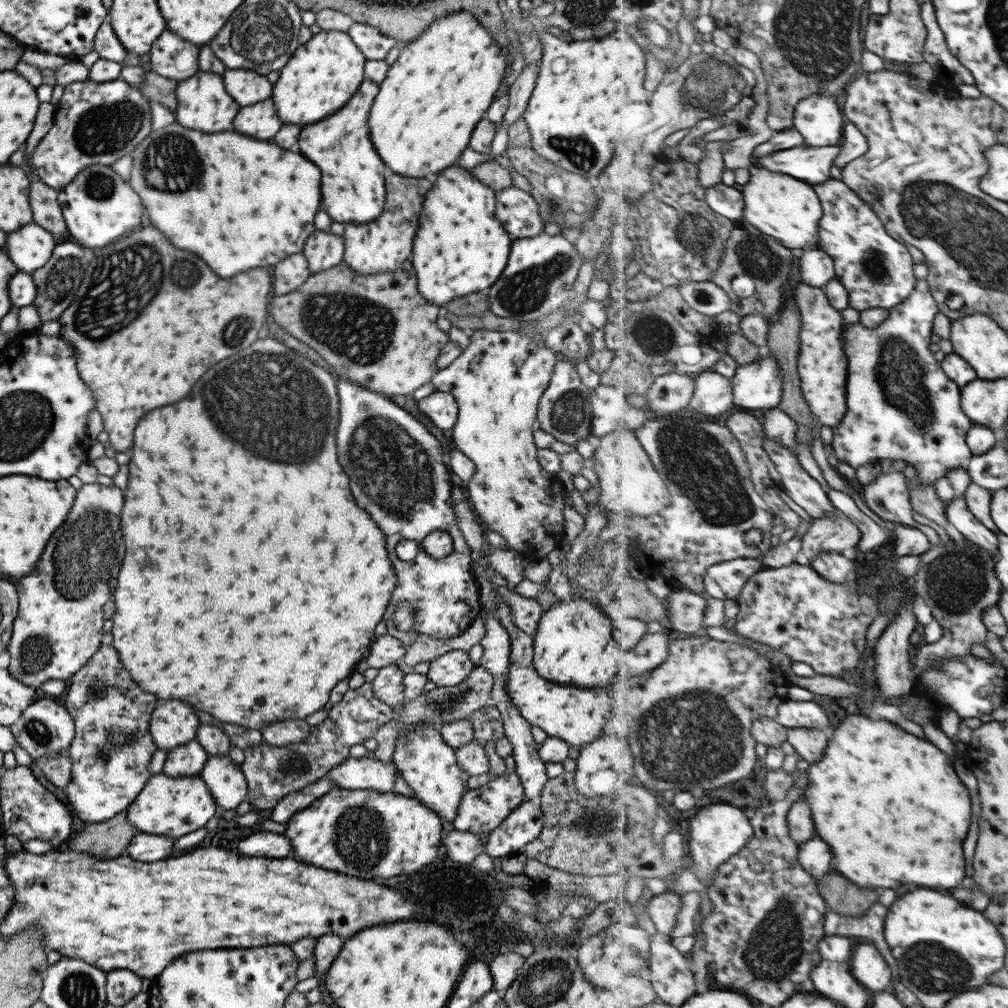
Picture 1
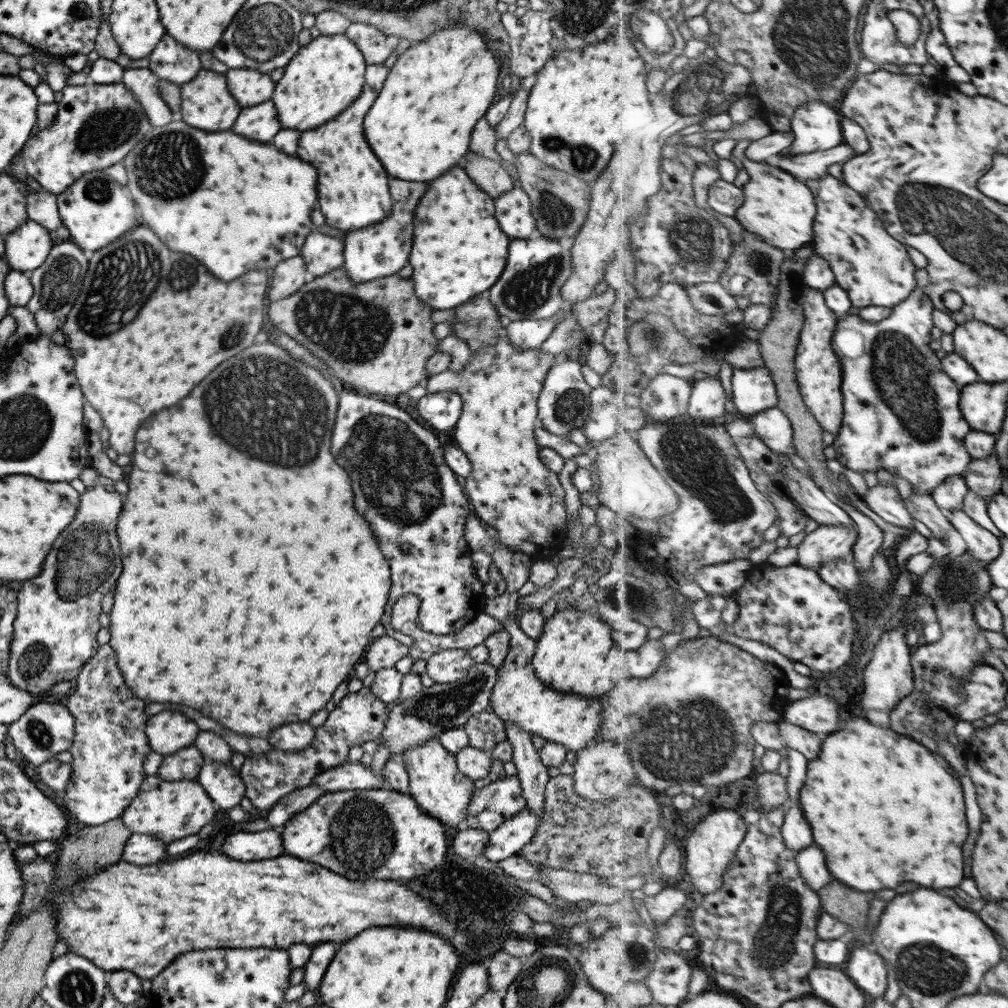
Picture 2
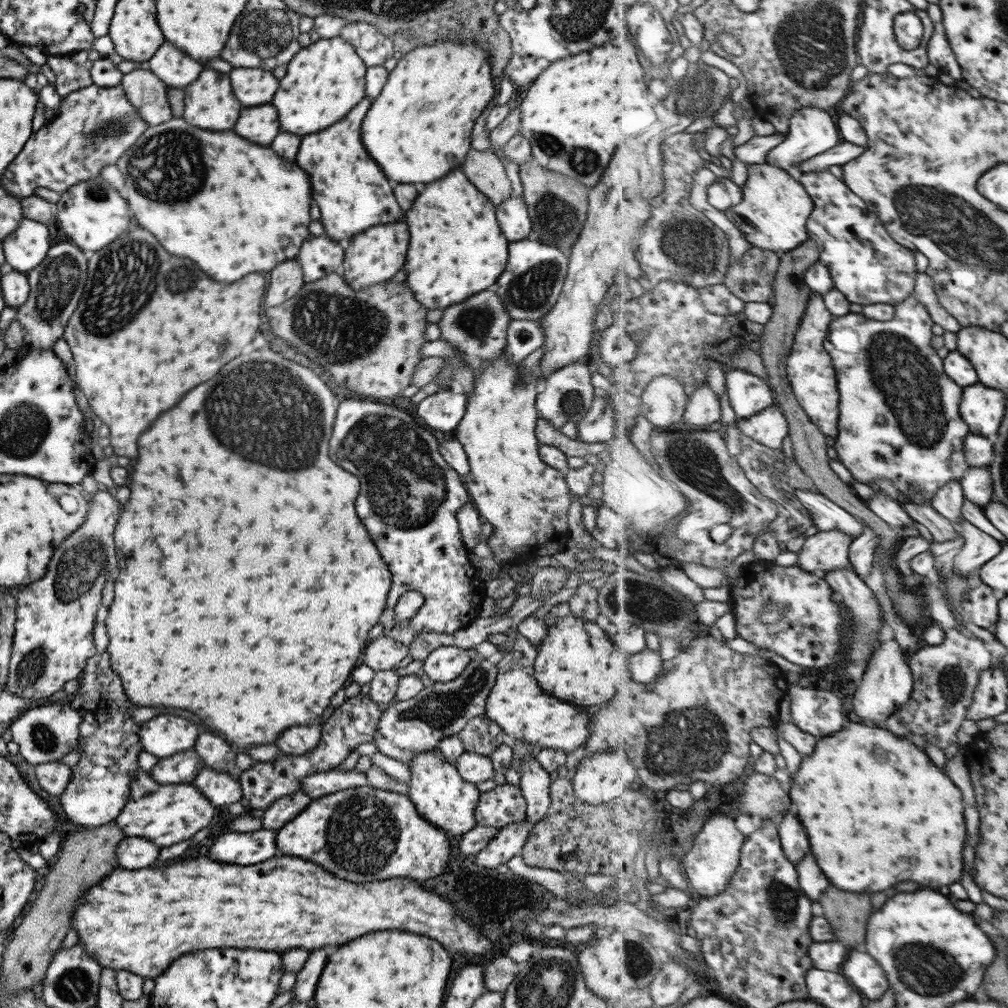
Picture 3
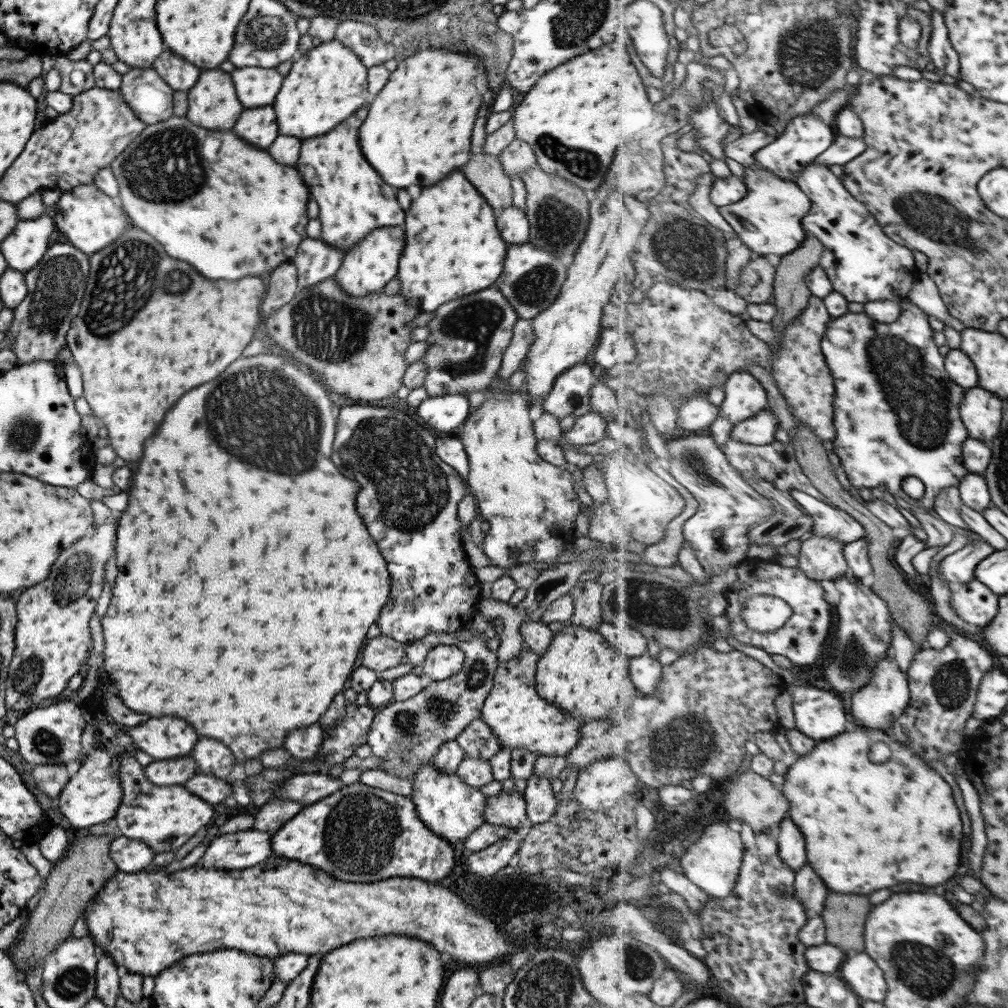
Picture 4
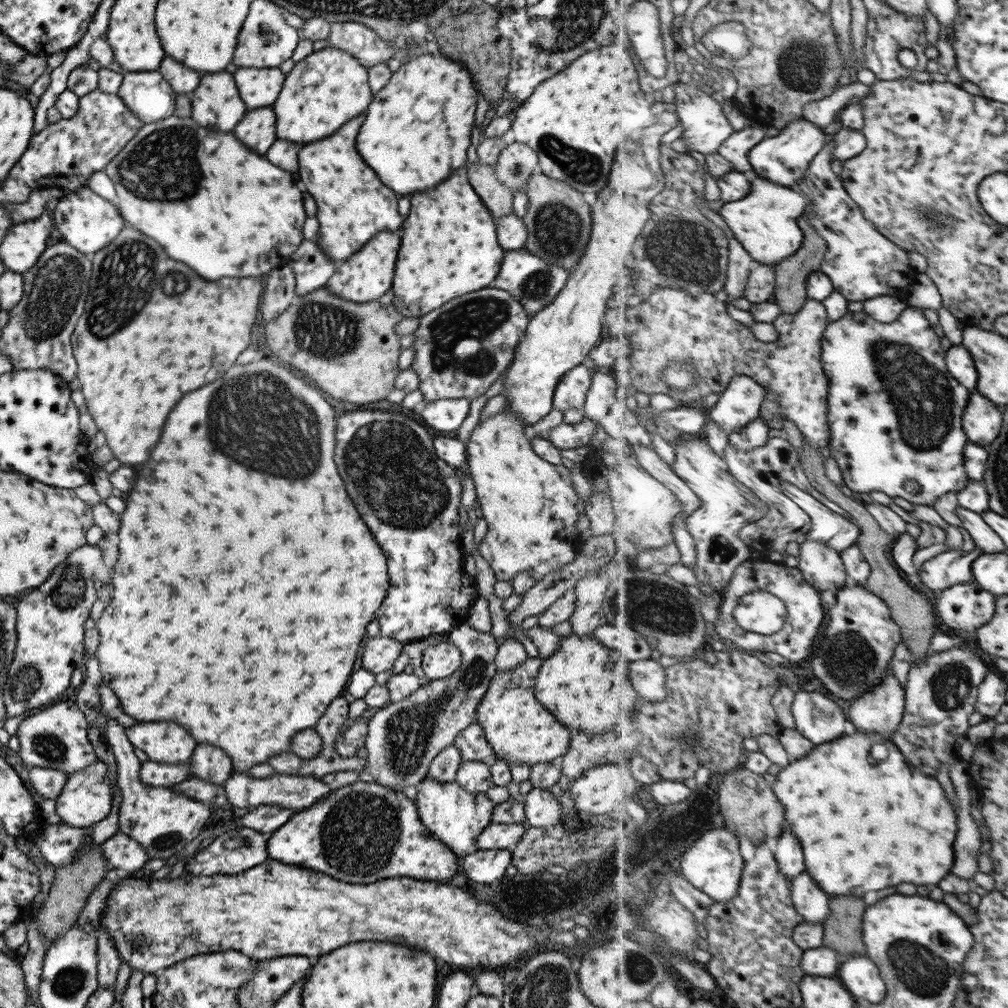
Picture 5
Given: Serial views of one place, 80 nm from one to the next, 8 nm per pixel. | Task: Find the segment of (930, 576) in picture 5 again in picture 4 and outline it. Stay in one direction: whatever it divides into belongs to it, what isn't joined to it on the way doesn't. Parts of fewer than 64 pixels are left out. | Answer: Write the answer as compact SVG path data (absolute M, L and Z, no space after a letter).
M970 531L971 538L967 540L967 544L953 554L947 555L939 564L940 572L947 584L951 587L956 587L960 584L967 584L976 578L976 568L987 558L991 553L995 552L996 548L990 545L988 540L985 540L975 531Z

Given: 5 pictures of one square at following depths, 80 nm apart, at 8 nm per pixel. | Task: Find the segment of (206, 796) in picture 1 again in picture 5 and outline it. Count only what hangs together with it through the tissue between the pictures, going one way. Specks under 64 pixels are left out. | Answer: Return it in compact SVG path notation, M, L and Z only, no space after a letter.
M99 710L99 714L107 721L105 733L107 743L114 754L116 786L121 794L117 831L139 842L149 852L149 858L167 858L167 856L176 855L204 828L204 822L209 817L208 803L191 800L168 787L143 784L139 778L141 762L133 754L133 747L125 737L125 727L105 715L103 710Z

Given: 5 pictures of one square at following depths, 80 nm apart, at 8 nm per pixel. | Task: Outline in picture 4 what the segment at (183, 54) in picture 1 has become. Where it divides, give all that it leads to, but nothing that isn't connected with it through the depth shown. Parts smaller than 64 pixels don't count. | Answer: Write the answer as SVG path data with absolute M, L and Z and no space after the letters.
M164 48L150 64L153 69L173 91L188 91L199 76L199 71L190 62Z

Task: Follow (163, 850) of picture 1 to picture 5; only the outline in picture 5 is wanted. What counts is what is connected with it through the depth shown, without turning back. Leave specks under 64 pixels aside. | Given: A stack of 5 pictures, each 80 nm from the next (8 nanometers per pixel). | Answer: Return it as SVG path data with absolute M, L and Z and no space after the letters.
M118 831L101 843L100 847L109 866L120 873L134 873L147 862L145 848Z

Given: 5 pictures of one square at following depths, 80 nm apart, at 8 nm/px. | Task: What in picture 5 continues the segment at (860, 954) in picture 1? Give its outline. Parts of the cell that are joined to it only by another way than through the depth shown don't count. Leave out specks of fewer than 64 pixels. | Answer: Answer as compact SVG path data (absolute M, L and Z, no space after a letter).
M865 955L852 957L847 964L841 964L839 978L856 998L879 1004L886 999L888 986L881 976L880 968Z

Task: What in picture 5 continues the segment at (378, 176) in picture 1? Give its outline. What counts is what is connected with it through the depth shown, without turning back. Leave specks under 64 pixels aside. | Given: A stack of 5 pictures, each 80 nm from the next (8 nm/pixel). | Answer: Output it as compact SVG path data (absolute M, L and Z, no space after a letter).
M365 112L345 122L337 132L333 132L333 136L305 144L297 154L299 178L315 200L317 208L314 215L318 223L315 244L319 246L321 254L335 264L359 252L376 232L397 230L403 222L403 216L397 212L395 192L377 180L375 172L359 158L355 150L355 136L363 118Z

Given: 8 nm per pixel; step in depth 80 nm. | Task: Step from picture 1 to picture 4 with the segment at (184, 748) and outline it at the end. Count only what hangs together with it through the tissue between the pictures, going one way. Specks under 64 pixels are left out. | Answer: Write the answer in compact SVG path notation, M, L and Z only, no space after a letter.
M190 755L176 759L152 760L151 764L142 769L147 780L159 786L181 785L197 772L196 762Z

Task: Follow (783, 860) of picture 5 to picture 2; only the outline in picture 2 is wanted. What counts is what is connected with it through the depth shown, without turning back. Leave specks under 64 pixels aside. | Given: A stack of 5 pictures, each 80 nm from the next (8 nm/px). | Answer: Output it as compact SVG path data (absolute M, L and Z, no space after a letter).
M800 805L789 810L782 833L788 847L797 853L813 844L813 830Z

